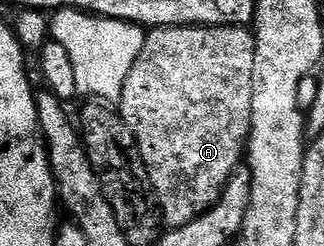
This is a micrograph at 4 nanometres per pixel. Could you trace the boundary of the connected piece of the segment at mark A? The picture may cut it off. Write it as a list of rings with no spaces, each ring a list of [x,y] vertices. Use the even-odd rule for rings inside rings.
[[[163,26],[153,28],[145,35],[145,43],[127,74],[123,92],[119,99],[121,119],[131,128],[143,156],[143,164],[149,173],[152,197],[159,207],[164,225],[169,228],[186,226],[201,214],[206,214],[221,198],[221,193],[229,185],[229,179],[237,173],[247,154],[249,133],[251,132],[251,100],[253,99],[253,73],[255,72],[255,48],[257,39],[252,29],[243,26]]]

